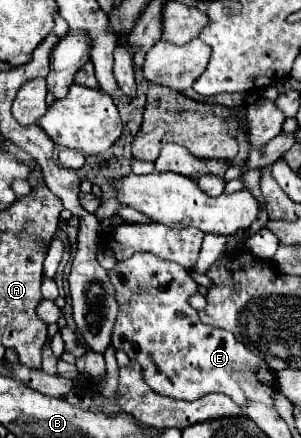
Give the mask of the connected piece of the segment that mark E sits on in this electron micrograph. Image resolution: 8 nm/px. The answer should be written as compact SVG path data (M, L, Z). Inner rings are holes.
M135 253L129 261L121 261L115 269L109 271L109 277L117 289L119 315L113 329L113 345L115 349L123 349L131 359L141 361L145 381L149 387L161 395L177 397L185 401L193 401L203 397L205 393L225 393L237 401L237 405L245 407L247 399L263 401L271 405L271 395L275 393L275 375L273 371L255 357L245 345L241 345L233 333L209 327L199 321L197 311L187 303L187 297L197 293L197 283L189 277L181 265L171 261L161 261L151 253Z

